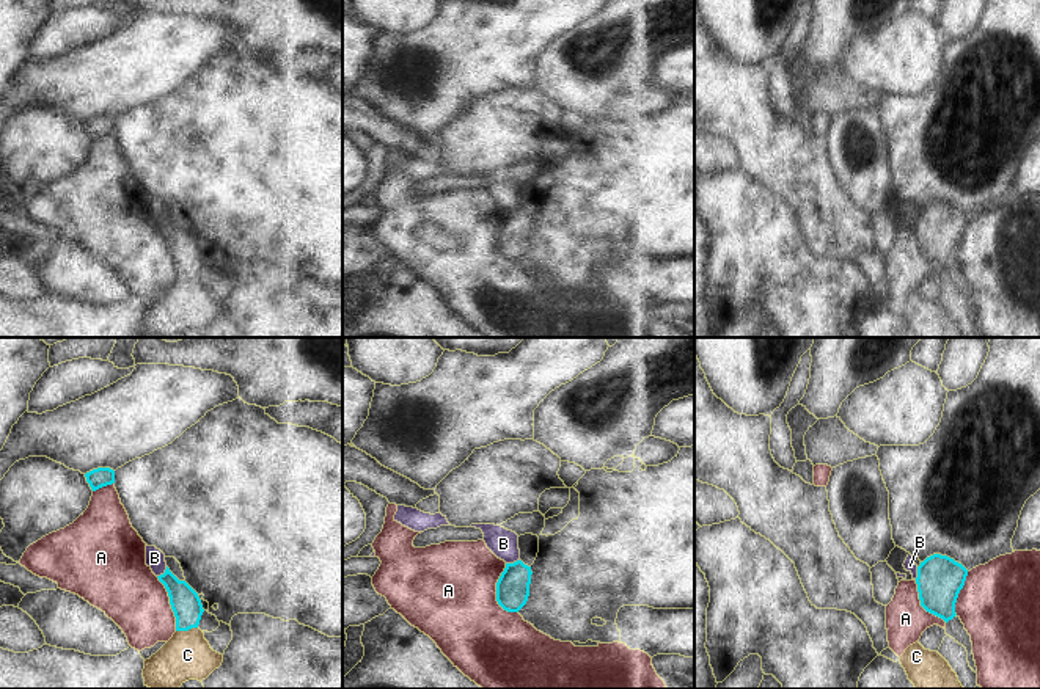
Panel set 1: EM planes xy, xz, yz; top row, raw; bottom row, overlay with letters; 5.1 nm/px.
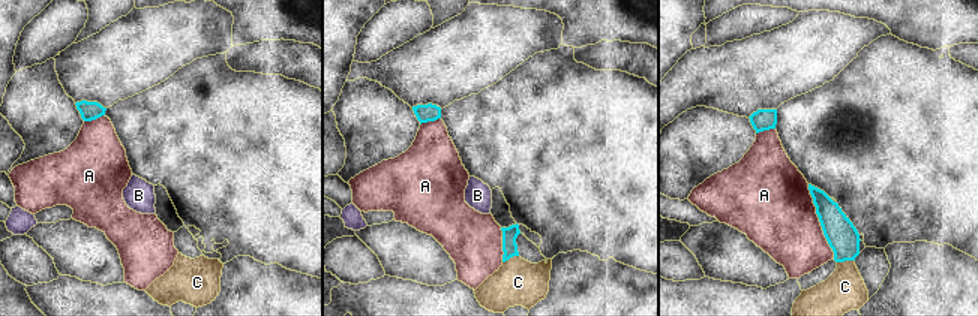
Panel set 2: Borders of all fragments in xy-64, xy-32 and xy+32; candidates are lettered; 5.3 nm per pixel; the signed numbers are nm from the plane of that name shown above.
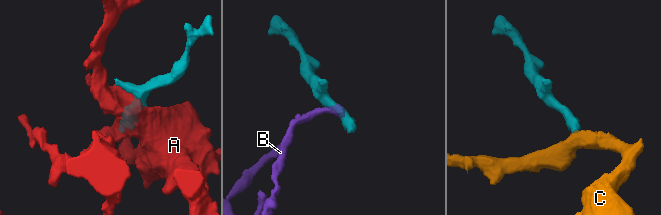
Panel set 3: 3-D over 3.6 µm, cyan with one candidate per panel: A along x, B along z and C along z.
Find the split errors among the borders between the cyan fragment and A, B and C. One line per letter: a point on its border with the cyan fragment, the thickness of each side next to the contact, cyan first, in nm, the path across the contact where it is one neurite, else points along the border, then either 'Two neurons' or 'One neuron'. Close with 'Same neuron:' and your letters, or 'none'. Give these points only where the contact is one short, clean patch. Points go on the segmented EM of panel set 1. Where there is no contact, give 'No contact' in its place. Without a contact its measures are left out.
A: Touches cyan at xz (497, 594). Thickness 180 nm (cyan) against 480 nm. Two neurons
B: Touches cyan at xz (514, 562). Thickness 180 nm (cyan) against 150 nm. Boundary: xz (519, 559), (506, 564). Two neurons
C: Touches cyan at xy (186, 630). Thickness 150 nm (cyan) against 240 nm. Path across: xy (187, 608), (186, 630), (187, 655). One neuron
Same neuron: C.

